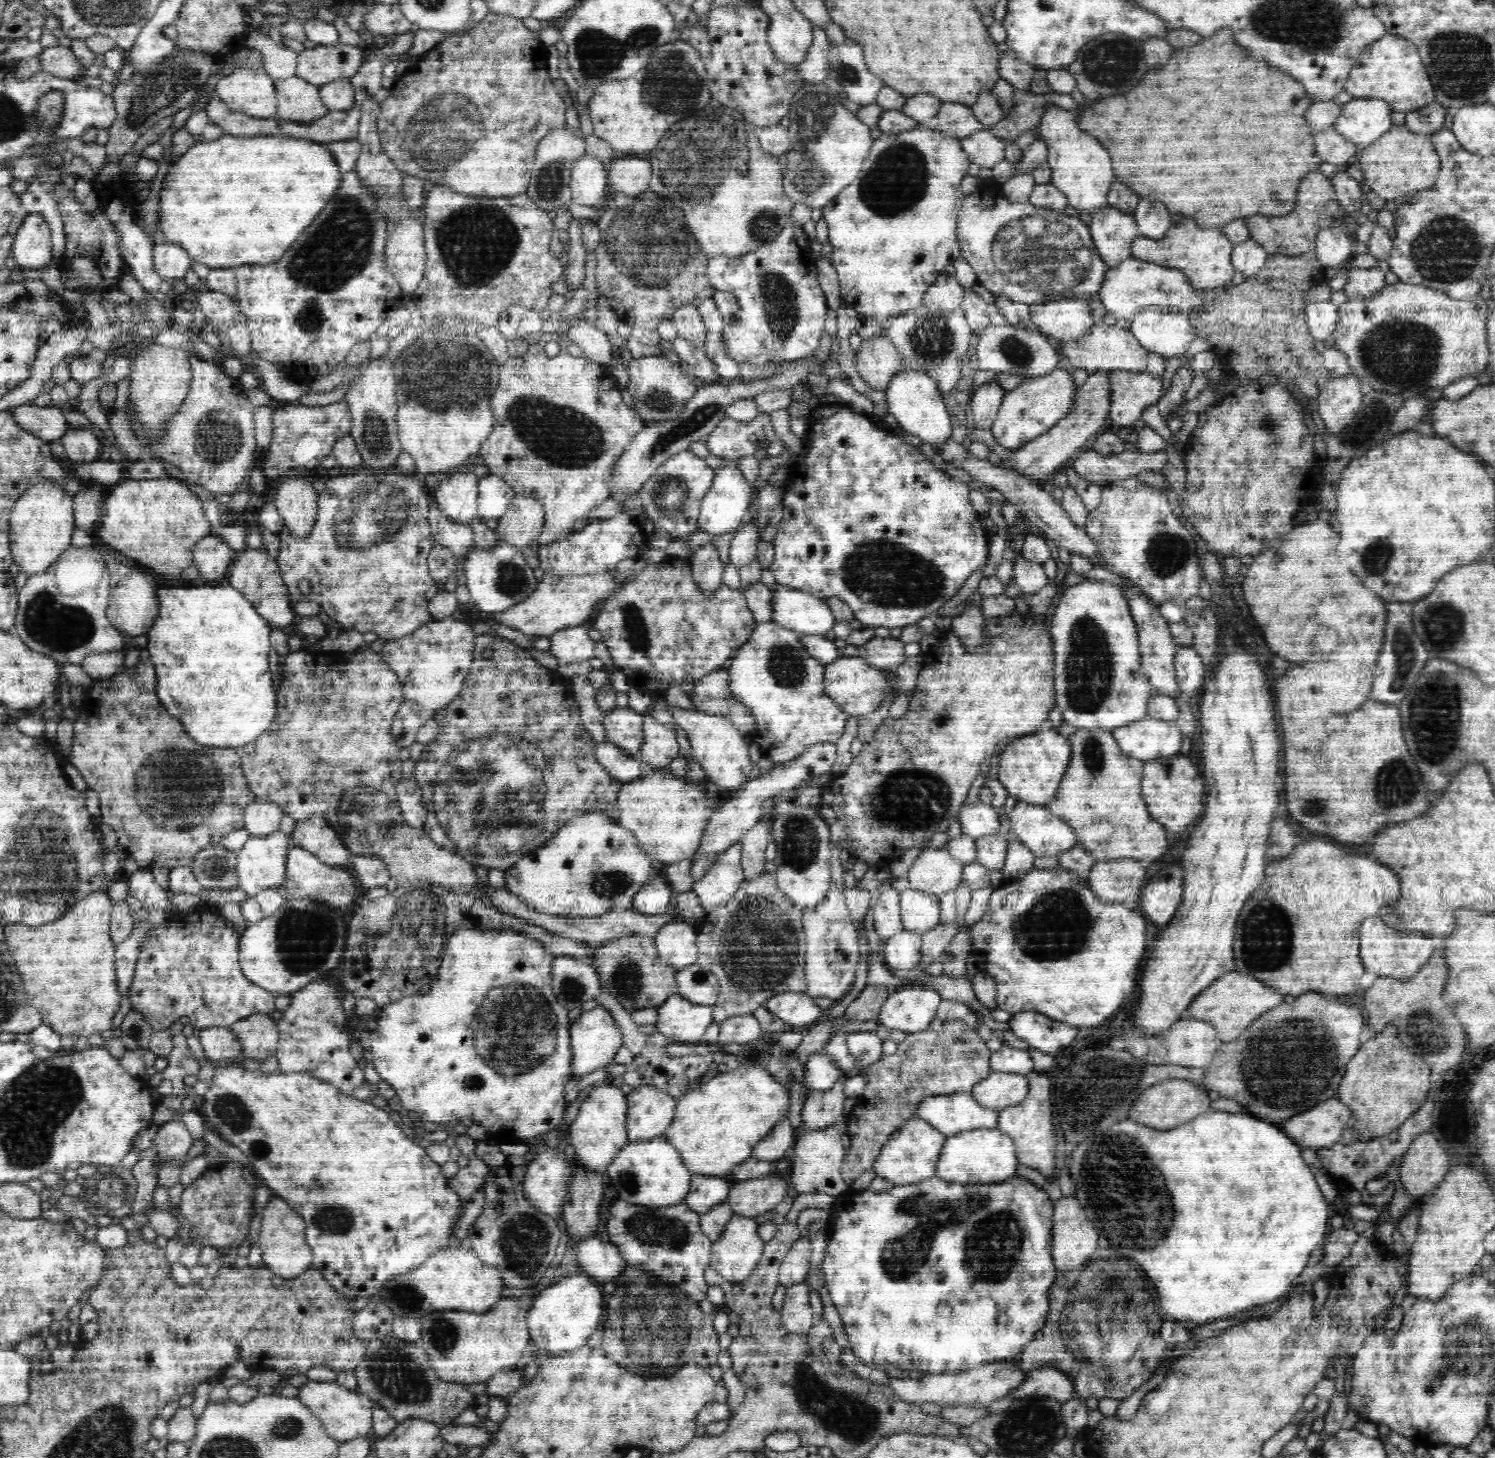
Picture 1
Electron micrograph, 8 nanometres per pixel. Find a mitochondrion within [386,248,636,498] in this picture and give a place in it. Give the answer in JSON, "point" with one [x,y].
{"point":[445,374]}

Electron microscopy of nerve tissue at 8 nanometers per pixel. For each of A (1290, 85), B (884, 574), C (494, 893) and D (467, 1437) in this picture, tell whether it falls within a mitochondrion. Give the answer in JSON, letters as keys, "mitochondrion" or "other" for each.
{"A":"other","B":"mitochondrion","C":"other","D":"other"}

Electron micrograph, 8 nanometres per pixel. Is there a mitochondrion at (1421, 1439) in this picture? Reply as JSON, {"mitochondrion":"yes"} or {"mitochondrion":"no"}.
{"mitochondrion":"no"}

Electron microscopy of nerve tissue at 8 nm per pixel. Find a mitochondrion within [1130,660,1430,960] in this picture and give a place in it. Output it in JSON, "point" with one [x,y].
{"point":[1393,787]}

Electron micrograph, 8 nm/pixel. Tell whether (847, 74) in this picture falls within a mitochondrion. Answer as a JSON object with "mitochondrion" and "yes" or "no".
{"mitochondrion":"yes"}

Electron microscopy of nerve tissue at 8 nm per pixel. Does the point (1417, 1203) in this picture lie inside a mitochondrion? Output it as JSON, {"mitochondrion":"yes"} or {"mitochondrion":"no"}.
{"mitochondrion":"no"}

